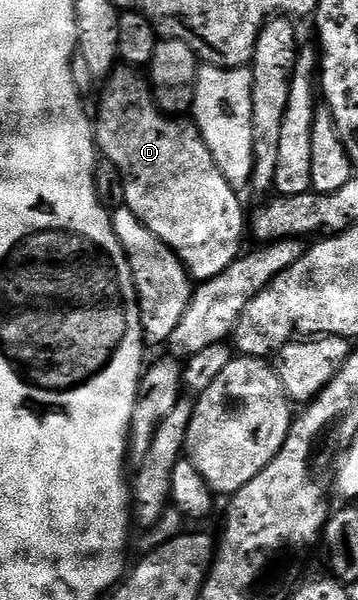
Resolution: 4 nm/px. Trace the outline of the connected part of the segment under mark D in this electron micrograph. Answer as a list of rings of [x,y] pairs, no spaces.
[[[119,65],[110,73],[101,90],[94,136],[97,149],[106,153],[103,154],[105,161],[116,164],[120,172],[126,197],[124,205],[156,237],[164,240],[168,248],[172,248],[195,283],[201,284],[220,276],[220,272],[227,270],[240,257],[242,234],[244,238],[248,230],[248,214],[245,209],[242,211],[239,191],[230,186],[220,168],[216,168],[216,160],[212,160],[212,152],[208,152],[208,144],[197,125],[193,121],[162,113],[147,75],[141,69]]]

